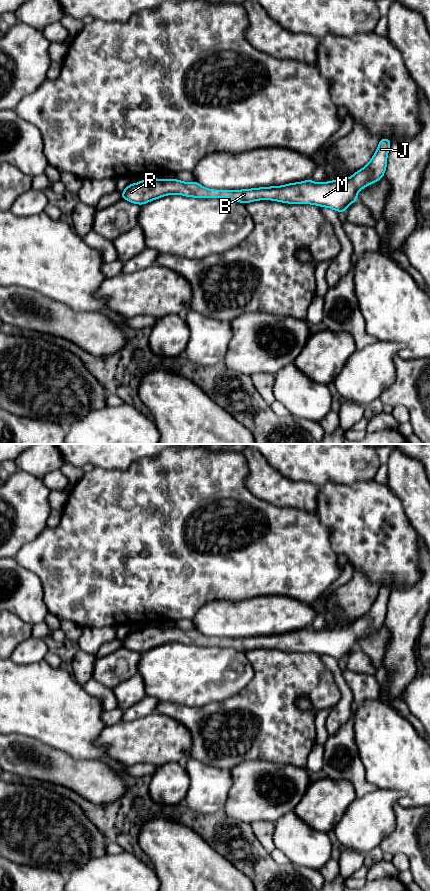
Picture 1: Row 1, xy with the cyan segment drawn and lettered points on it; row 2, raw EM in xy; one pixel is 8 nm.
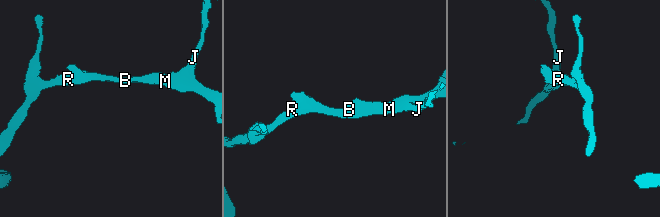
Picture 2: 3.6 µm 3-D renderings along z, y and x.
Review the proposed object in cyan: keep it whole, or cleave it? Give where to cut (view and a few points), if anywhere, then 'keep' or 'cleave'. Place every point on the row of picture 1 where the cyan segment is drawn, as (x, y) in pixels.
no cut; keep

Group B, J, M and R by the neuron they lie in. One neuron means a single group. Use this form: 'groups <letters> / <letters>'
groups B J M R

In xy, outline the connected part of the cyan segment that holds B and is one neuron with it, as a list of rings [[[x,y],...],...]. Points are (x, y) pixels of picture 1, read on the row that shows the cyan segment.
[[[381,138],[375,154],[365,167],[358,170],[350,178],[333,180],[330,182],[317,183],[309,179],[303,182],[289,183],[283,186],[261,187],[244,190],[216,191],[213,189],[207,189],[196,181],[186,183],[177,179],[160,180],[156,178],[146,178],[139,183],[129,184],[125,188],[125,190],[121,192],[121,199],[125,199],[138,205],[143,205],[154,199],[158,199],[166,195],[178,194],[184,195],[186,197],[196,198],[227,198],[236,200],[242,204],[257,200],[274,200],[290,204],[313,204],[320,207],[332,208],[337,212],[345,212],[351,203],[358,200],[358,191],[360,191],[362,188],[367,187],[371,183],[376,183],[378,180],[384,177],[387,166],[387,155],[390,146],[390,139]]]

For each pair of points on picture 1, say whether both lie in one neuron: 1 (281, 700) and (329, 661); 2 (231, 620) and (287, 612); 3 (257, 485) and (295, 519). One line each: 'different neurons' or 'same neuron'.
1: different neurons
2: same neuron
3: different neurons

